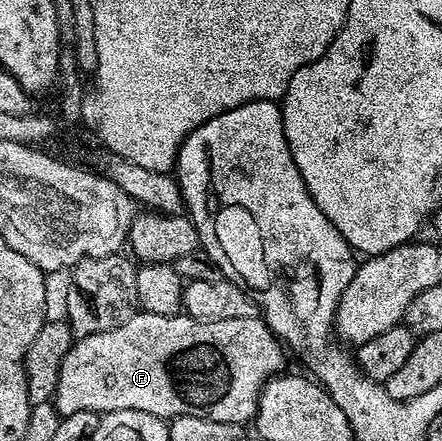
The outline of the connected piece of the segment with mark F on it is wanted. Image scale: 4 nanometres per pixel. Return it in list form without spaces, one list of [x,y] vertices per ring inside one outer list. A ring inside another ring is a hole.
[[[142,311],[131,317],[124,325],[120,325],[111,331],[96,333],[95,335],[81,336],[71,346],[69,353],[62,358],[62,368],[58,374],[58,384],[54,390],[53,405],[58,410],[59,416],[65,417],[77,411],[96,411],[105,413],[107,411],[143,411],[152,413],[160,419],[167,421],[179,419],[180,417],[196,417],[208,421],[220,421],[221,423],[237,423],[246,425],[253,420],[258,413],[258,396],[261,395],[267,379],[279,374],[282,367],[282,351],[279,340],[270,332],[269,327],[261,318],[251,317],[249,319],[225,319],[215,323],[201,323],[191,319],[185,313],[177,315],[153,315]]]

